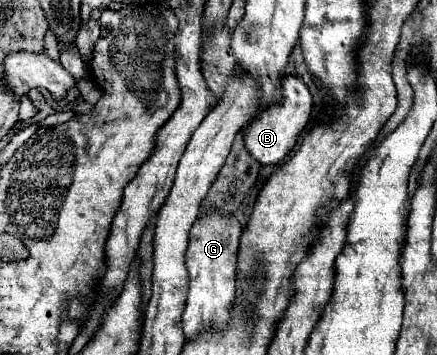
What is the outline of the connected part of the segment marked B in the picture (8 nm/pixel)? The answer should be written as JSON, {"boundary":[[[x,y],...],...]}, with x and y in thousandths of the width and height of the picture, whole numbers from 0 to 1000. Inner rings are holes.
{"boundary":[[[648,211],[643,234],[638,234],[638,251],[643,251],[643,279],[620,290],[602,313],[602,324],[588,324],[565,352],[565,375],[556,375],[556,392],[565,380],[561,414],[565,414],[570,437],[579,448],[588,448],[597,465],[629,465],[629,459],[638,459],[643,448],[652,448],[666,431],[666,420],[675,414],[689,369],[707,346],[712,307],[716,307],[712,262],[680,211]]]}

